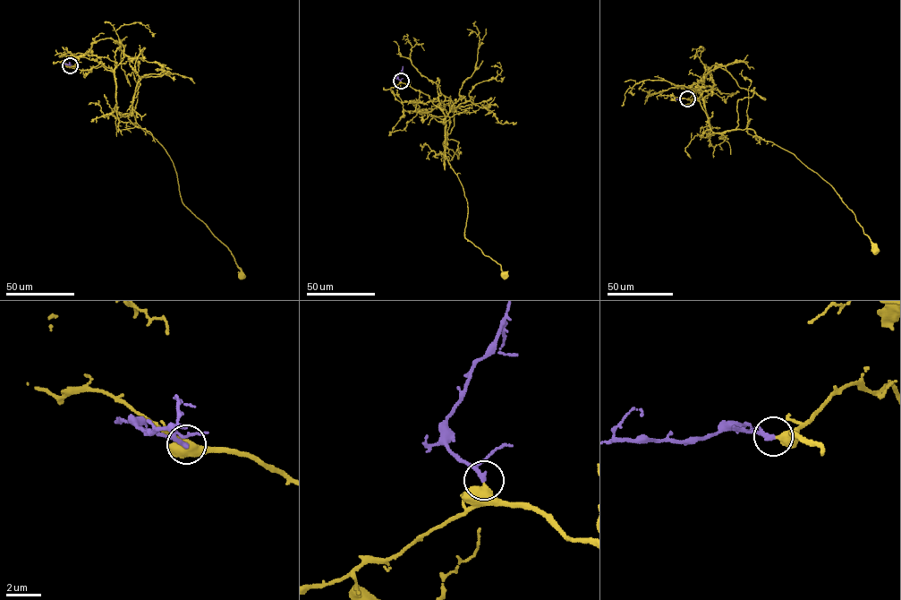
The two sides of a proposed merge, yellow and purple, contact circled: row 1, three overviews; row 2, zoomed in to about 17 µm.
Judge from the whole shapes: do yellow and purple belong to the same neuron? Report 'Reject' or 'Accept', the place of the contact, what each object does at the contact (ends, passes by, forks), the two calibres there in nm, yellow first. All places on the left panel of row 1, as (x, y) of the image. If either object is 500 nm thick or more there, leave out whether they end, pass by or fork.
Accept. Place: (70, 65). Thickness 600 nm (yellow) against 200 nm

